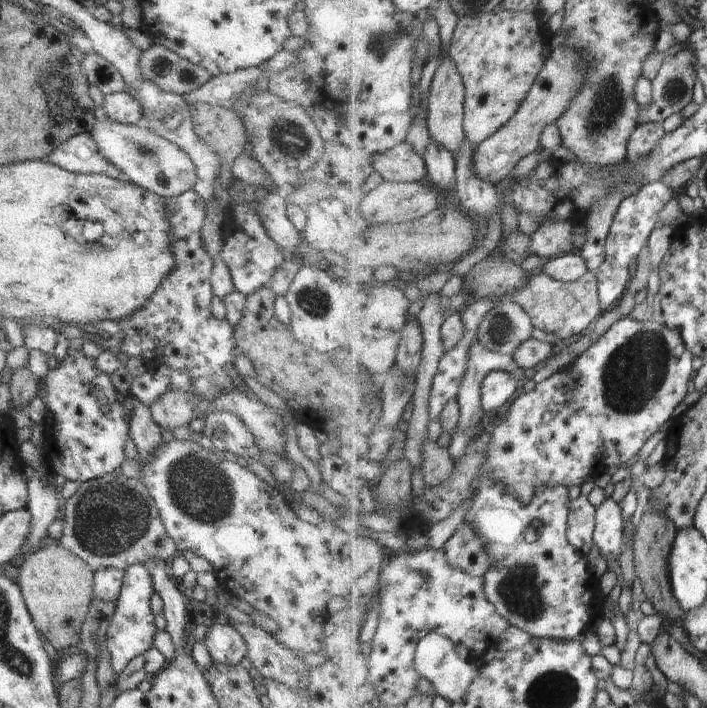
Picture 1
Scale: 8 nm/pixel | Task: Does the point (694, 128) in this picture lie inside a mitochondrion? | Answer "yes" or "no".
no

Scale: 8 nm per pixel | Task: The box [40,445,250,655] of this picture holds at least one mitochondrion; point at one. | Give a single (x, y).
(110, 517)

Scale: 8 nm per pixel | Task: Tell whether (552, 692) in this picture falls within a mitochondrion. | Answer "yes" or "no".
yes

